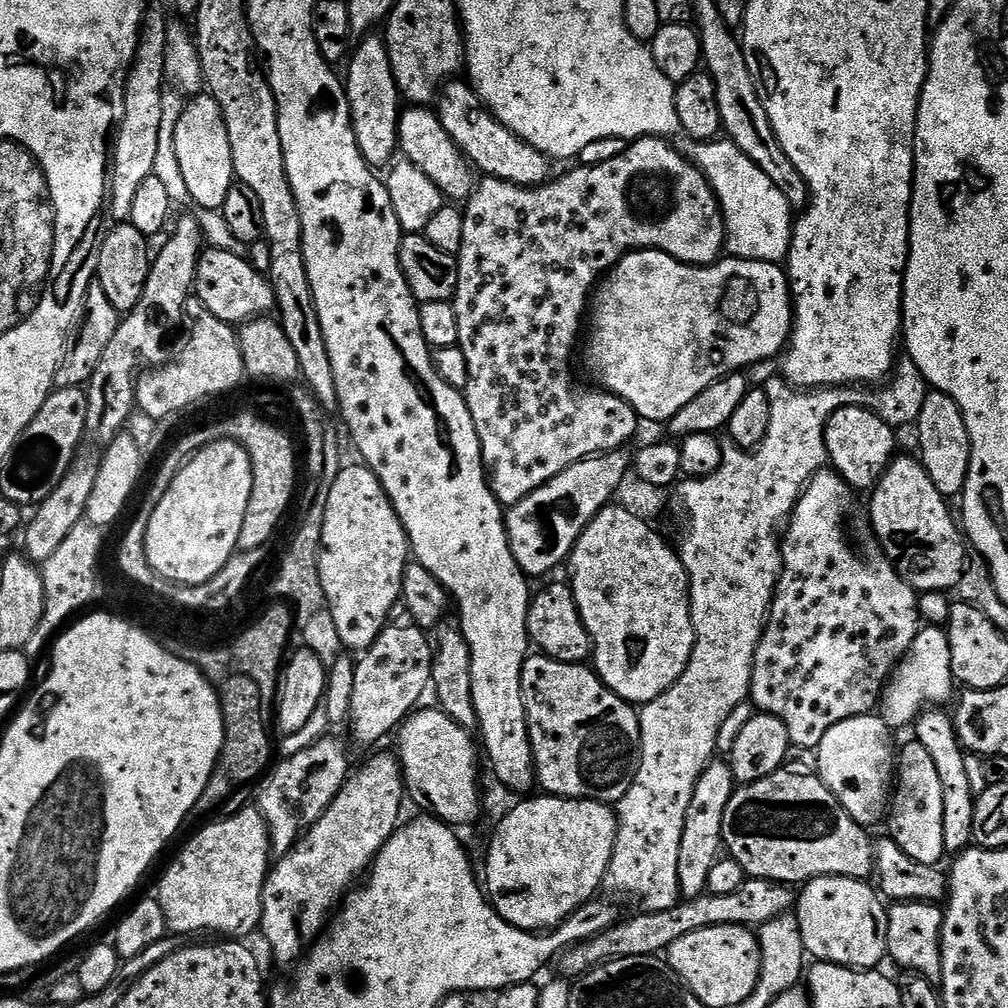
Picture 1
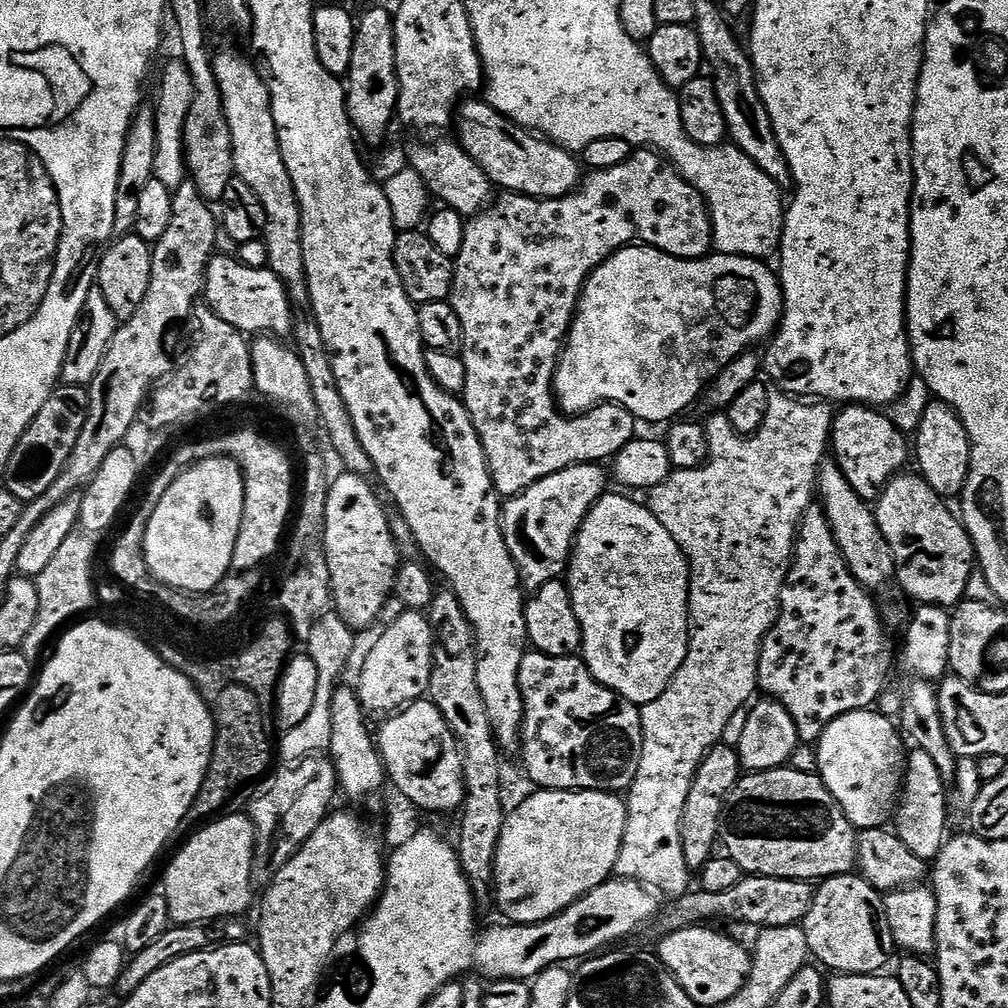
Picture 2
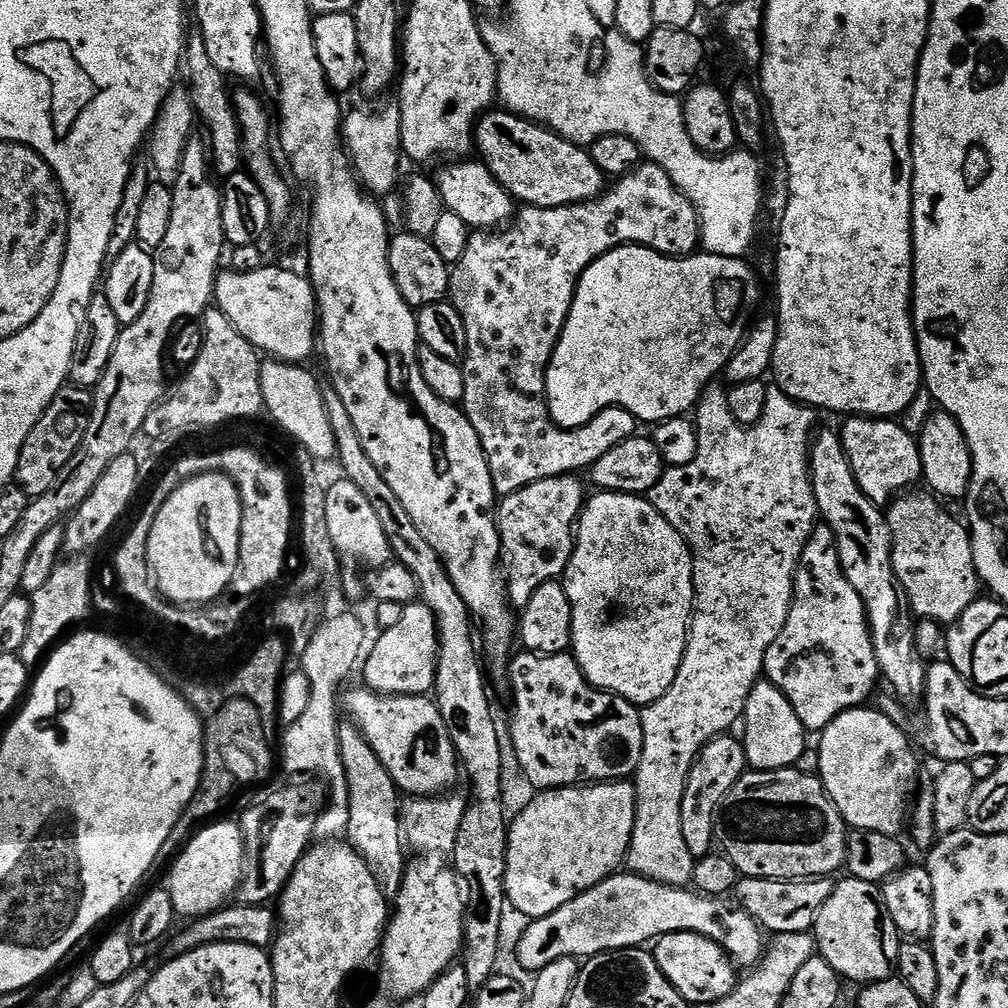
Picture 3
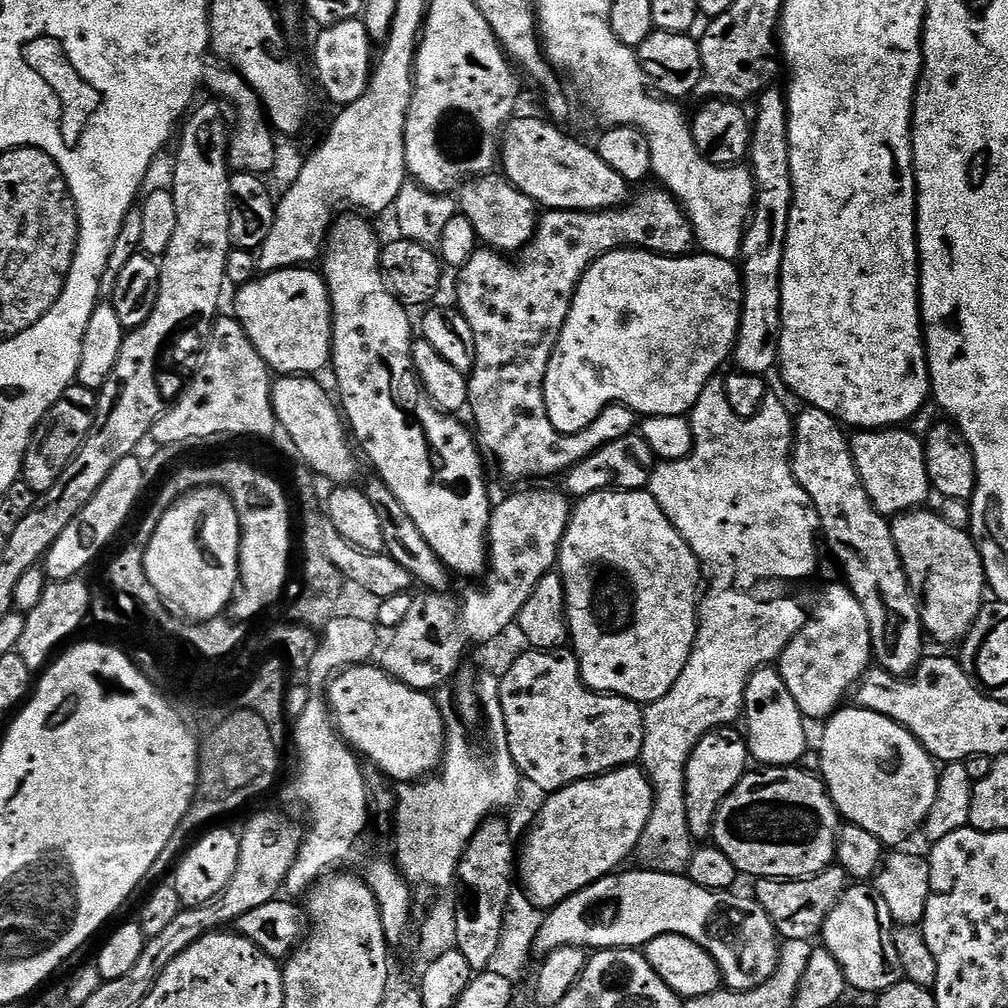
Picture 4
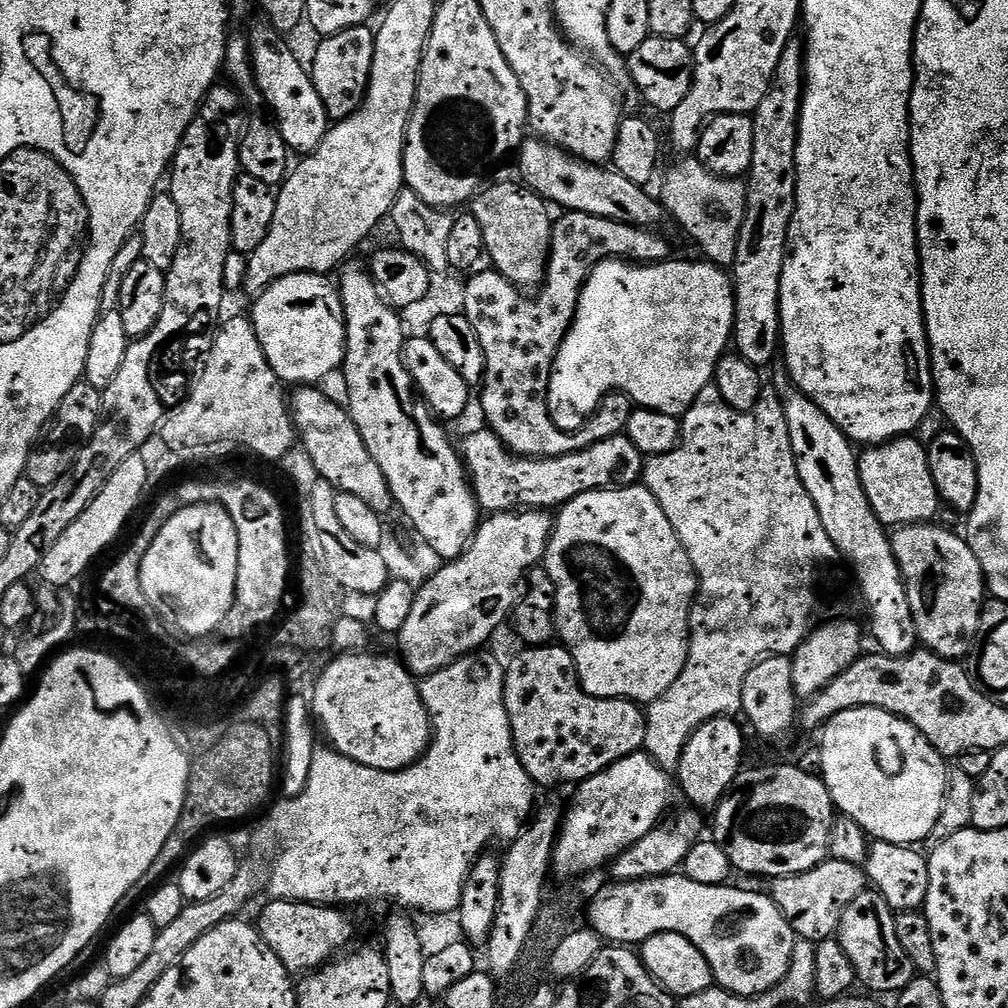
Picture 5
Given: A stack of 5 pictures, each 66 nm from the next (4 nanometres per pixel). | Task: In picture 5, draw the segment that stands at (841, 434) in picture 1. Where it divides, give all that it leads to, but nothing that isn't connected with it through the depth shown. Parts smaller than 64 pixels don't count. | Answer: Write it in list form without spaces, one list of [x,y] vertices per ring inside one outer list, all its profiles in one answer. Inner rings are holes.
[[[915,435],[899,436],[884,444],[865,447],[858,459],[862,490],[866,490],[866,498],[881,524],[895,530],[909,524],[926,524],[937,519],[936,511],[942,508],[942,501],[930,474],[928,449],[917,442]]]

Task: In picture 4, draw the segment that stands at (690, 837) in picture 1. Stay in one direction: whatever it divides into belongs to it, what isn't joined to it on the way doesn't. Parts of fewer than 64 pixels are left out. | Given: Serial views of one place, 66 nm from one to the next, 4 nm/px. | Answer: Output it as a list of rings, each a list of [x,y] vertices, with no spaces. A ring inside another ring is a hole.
[[[718,727],[713,732],[707,732],[698,742],[698,746],[694,746],[694,750],[688,755],[686,782],[684,783],[686,786],[686,822],[690,828],[693,841],[704,842],[711,837],[712,823],[716,817],[718,806],[727,798],[730,790],[734,790],[734,786],[738,786],[738,782],[746,775],[749,768],[748,742],[745,733],[739,727]]]

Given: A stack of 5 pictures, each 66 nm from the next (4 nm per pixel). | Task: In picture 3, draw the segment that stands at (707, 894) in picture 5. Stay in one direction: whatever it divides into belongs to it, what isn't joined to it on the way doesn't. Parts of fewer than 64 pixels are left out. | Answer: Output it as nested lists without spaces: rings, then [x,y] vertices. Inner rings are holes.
[[[620,875],[608,876],[598,886],[566,902],[566,906],[562,906],[554,914],[543,916],[541,920],[531,921],[515,948],[517,960],[521,966],[535,974],[550,966],[550,962],[558,962],[558,958],[587,958],[597,956],[599,952],[618,952],[622,948],[638,948],[647,945],[647,940],[652,942],[671,932],[693,932],[710,938],[725,954],[731,956],[733,964],[741,969],[748,970],[760,963],[766,940],[756,919],[743,908],[735,903],[727,904],[729,901],[724,898],[697,894],[688,888],[666,886],[647,880],[645,876]]]

